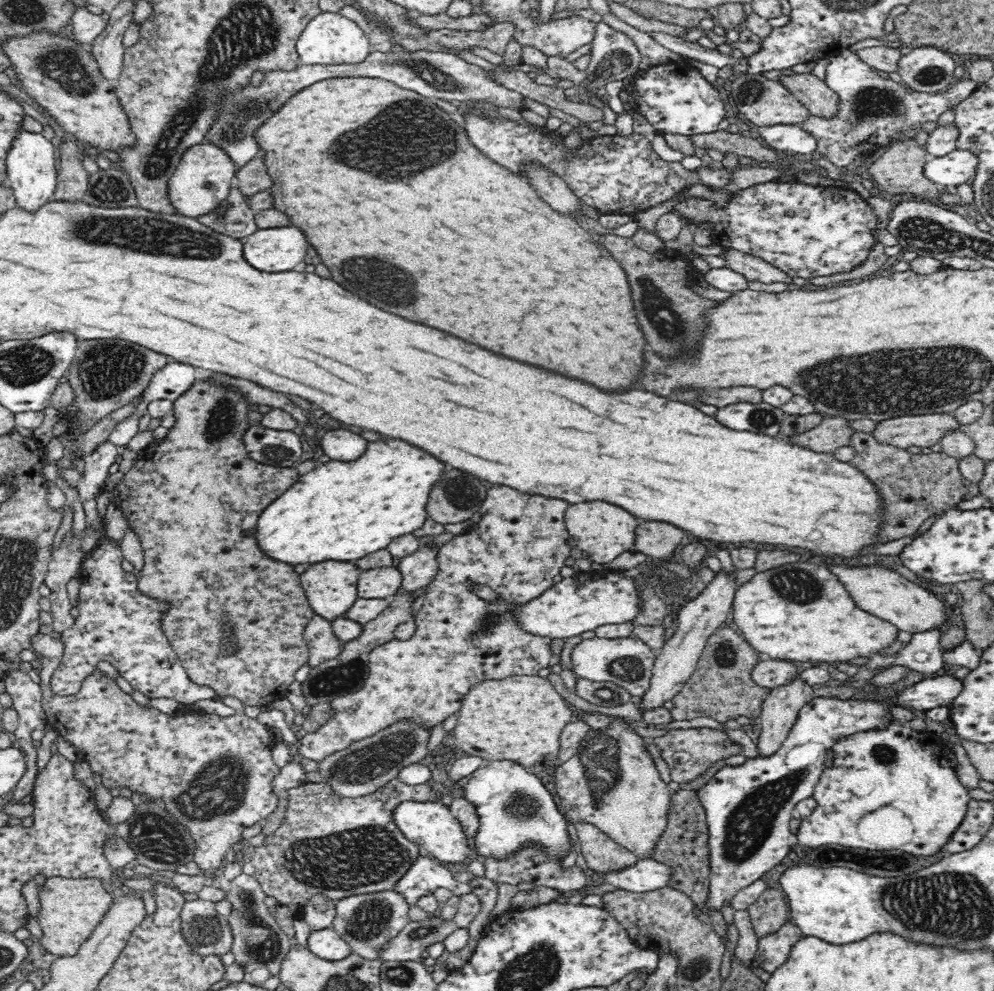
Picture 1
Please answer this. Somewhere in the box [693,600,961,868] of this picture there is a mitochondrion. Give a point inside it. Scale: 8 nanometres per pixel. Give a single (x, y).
(724, 654)

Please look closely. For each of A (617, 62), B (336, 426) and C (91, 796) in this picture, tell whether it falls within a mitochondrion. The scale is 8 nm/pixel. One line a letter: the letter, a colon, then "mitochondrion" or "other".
A: mitochondrion
B: other
C: other

